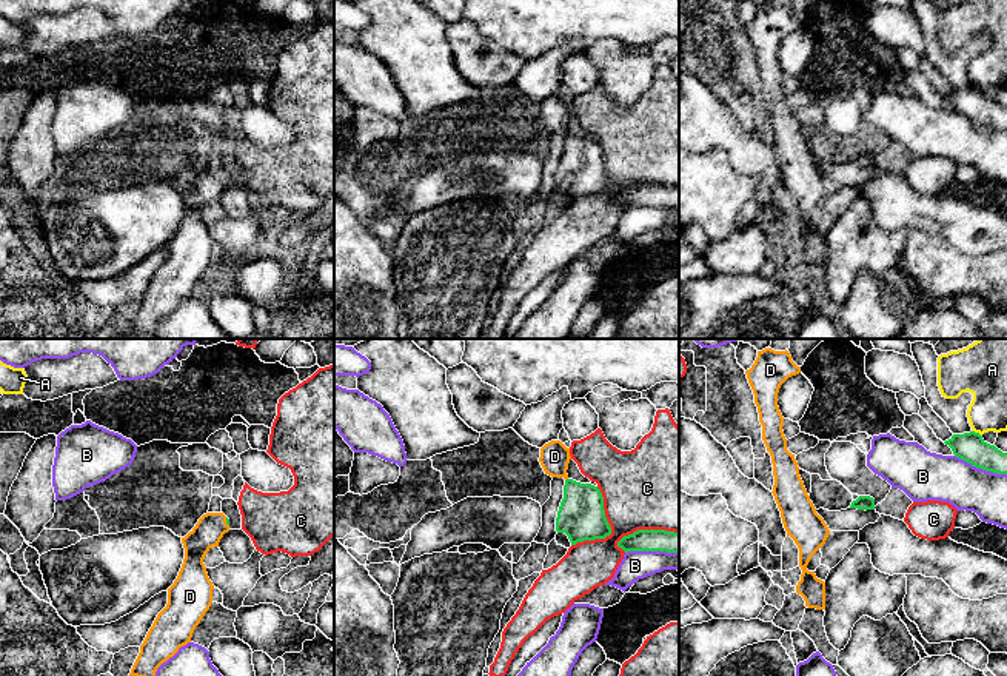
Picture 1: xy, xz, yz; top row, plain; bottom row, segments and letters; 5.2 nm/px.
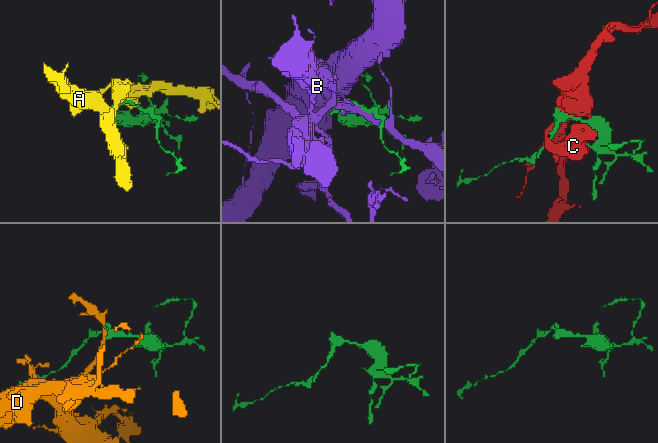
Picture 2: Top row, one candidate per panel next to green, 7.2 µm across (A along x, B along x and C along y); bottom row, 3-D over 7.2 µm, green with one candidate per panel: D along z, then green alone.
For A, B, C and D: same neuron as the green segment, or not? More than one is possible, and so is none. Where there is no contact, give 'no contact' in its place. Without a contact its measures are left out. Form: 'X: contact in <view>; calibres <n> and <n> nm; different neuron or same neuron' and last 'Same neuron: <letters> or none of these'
A: contact in yz; calibres 160 and 200 nm; different neuron
B: contact in xz; calibres 110 and 150 nm; different neuron
C: contact in xz; calibres 240 and 380 nm; different neuron
D: contact in xy; calibres 20 and 150 nm; same neuron
Same neuron: D

